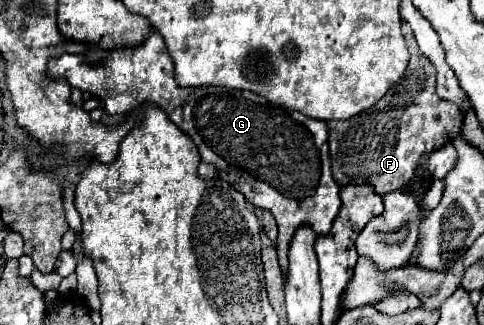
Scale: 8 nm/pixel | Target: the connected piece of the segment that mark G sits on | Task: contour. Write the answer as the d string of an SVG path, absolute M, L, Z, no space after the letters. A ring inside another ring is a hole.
M152 31L150 37L148 37L140 47L112 49L112 51L108 51L108 53L106 53L106 61L100 63L100 65L88 65L88 63L86 63L86 53L84 53L84 55L66 55L66 53L64 53L64 55L58 57L56 61L54 61L54 59L50 61L50 73L52 73L52 77L64 77L72 87L78 87L78 89L88 91L88 93L92 93L94 97L102 99L104 109L106 109L106 113L110 113L110 115L128 115L128 113L132 113L134 109L140 109L140 107L144 107L144 105L154 105L154 107L160 107L162 111L166 111L168 117L178 125L178 129L180 129L182 133L186 133L186 135L194 141L194 145L198 147L200 157L202 157L202 161L204 161L204 163L212 163L212 165L218 167L220 179L228 181L234 189L238 189L240 193L244 193L246 201L250 201L254 207L268 209L268 211L274 215L274 219L278 221L276 251L278 251L280 269L282 269L282 273L284 273L284 279L286 279L286 249L288 249L288 245L290 245L290 237L294 237L294 229L298 229L298 225L310 225L310 229L314 229L316 235L326 235L326 233L330 231L330 225L334 223L334 217L338 215L338 209L340 209L340 189L338 189L338 183L334 181L332 171L330 171L330 155L328 155L328 145L326 145L326 141L328 141L328 127L326 127L324 121L306 117L306 115L298 113L298 111L288 111L288 109L284 109L284 107L272 105L272 103L268 103L264 97L260 97L260 95L256 95L256 93L250 93L250 91L242 91L242 89L180 87L180 85L174 81L174 61L172 61L172 57L166 53L166 45L164 45L162 37L160 37L156 31Z

